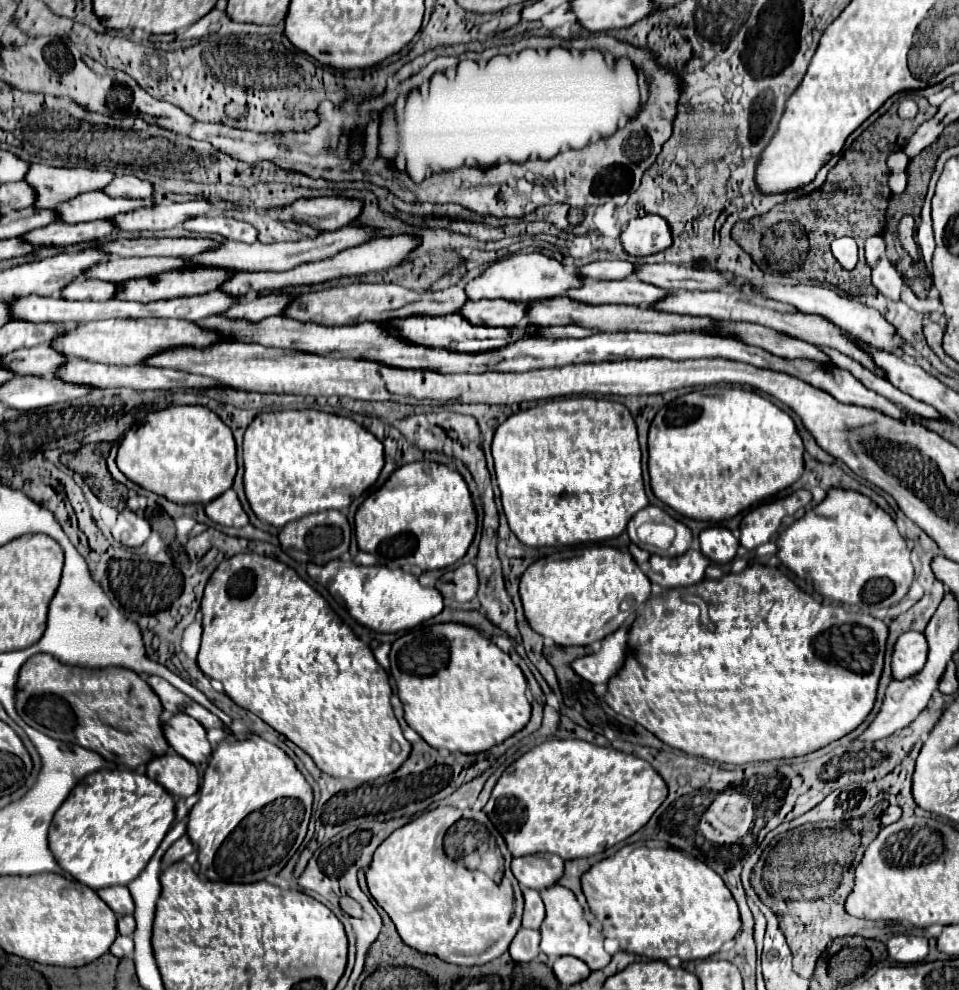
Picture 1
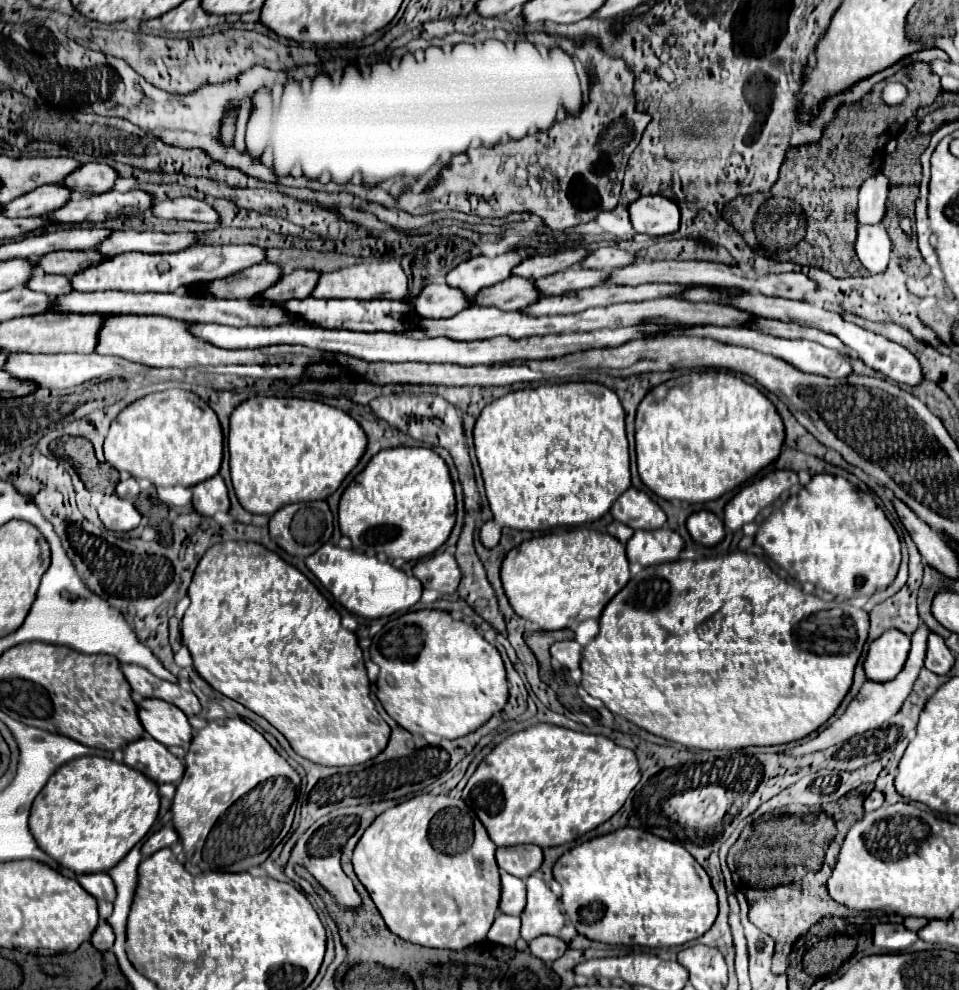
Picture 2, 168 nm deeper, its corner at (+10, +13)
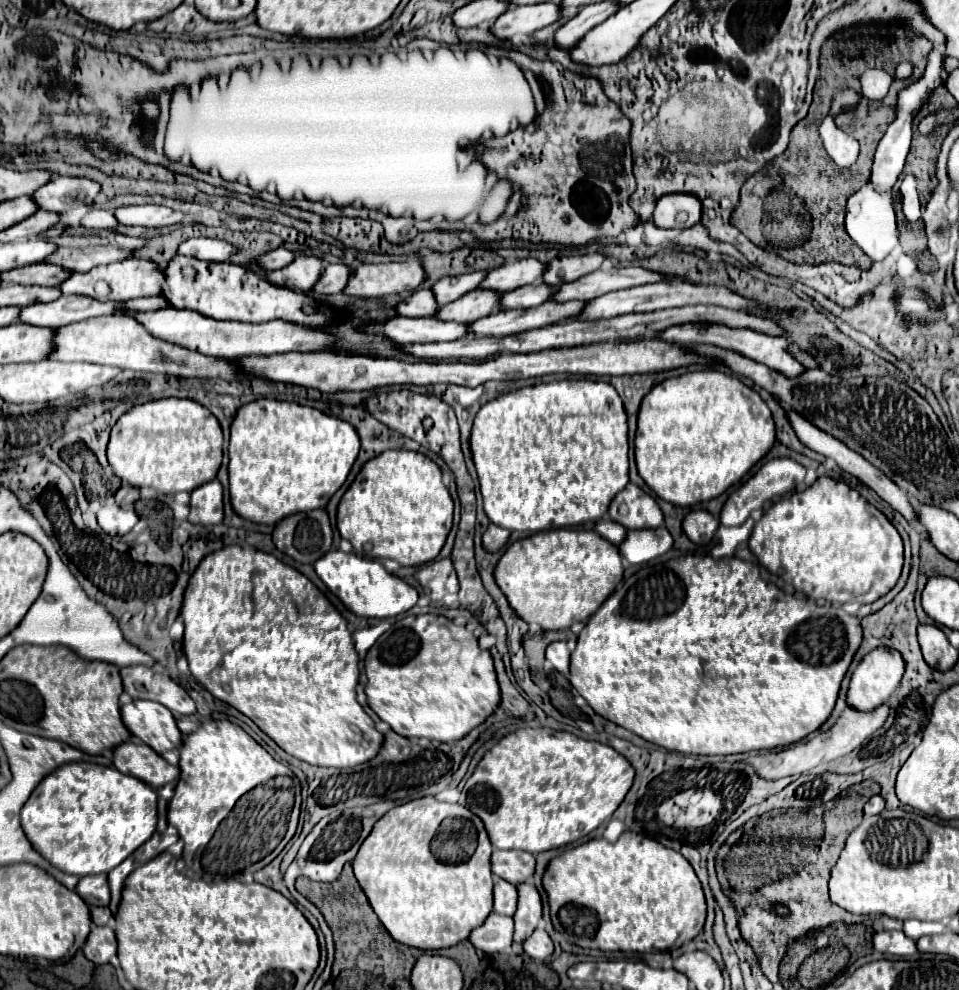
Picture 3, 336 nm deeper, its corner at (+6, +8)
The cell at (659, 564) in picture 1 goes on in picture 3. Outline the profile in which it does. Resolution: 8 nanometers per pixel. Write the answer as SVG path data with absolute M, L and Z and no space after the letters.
M656 527L648 531L628 531L624 543L620 543L620 553L626 563L642 565L648 563L674 547L674 539L666 527Z

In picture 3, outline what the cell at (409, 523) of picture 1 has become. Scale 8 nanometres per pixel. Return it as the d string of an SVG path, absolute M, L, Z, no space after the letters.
M384 451L362 467L354 483L344 493L338 505L338 531L352 543L356 555L394 559L404 567L418 567L440 553L452 529L452 513L454 503L450 491L442 483L442 471L432 459L416 451Z

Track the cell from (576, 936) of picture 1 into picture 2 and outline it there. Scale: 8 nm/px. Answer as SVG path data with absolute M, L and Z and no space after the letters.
M534 874L526 880L526 890L528 898L524 914L520 914L522 920L520 936L524 940L532 940L540 934L558 936L558 930L564 926L564 916L558 898L544 884L544 880Z

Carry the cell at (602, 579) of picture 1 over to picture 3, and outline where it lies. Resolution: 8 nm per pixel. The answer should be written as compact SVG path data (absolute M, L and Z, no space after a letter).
M560 529L512 543L498 561L494 577L520 619L558 631L590 619L624 579L624 567L618 547L594 531Z

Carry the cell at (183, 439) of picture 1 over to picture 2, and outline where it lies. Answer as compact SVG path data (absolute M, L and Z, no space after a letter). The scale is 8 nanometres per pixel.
M164 390L132 402L114 418L104 442L104 456L116 470L146 478L154 486L196 486L218 474L222 444L218 416L204 400L192 392Z

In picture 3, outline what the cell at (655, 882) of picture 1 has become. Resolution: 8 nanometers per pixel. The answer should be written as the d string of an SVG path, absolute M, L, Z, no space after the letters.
M624 831L616 843L592 839L564 851L546 867L544 889L548 893L554 929L564 933L570 943L588 949L626 953L674 951L686 941L692 941L704 929L706 921L706 899L692 865L674 849L632 831Z

